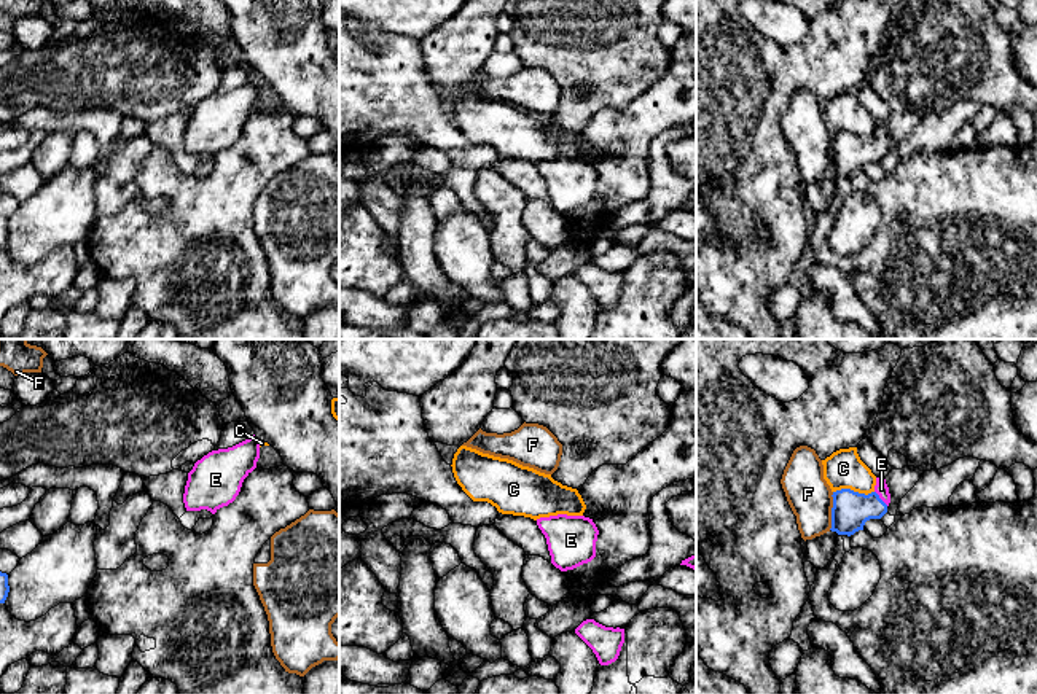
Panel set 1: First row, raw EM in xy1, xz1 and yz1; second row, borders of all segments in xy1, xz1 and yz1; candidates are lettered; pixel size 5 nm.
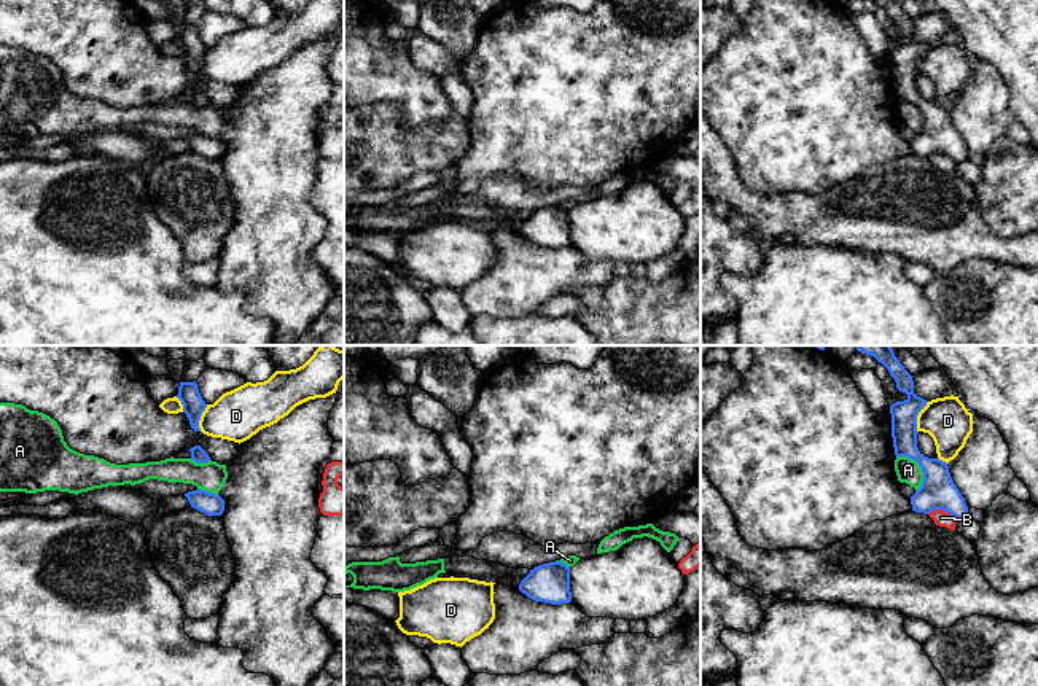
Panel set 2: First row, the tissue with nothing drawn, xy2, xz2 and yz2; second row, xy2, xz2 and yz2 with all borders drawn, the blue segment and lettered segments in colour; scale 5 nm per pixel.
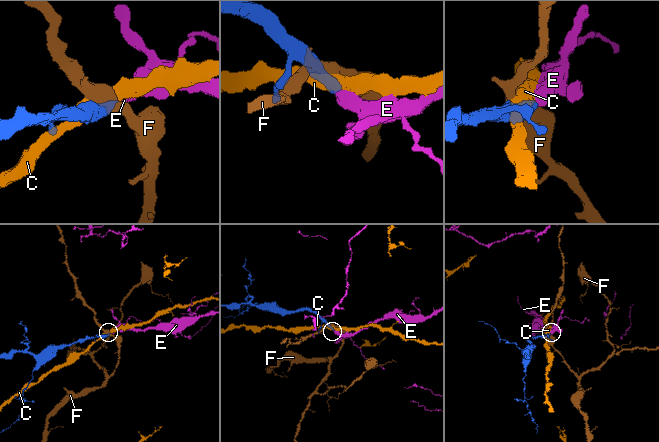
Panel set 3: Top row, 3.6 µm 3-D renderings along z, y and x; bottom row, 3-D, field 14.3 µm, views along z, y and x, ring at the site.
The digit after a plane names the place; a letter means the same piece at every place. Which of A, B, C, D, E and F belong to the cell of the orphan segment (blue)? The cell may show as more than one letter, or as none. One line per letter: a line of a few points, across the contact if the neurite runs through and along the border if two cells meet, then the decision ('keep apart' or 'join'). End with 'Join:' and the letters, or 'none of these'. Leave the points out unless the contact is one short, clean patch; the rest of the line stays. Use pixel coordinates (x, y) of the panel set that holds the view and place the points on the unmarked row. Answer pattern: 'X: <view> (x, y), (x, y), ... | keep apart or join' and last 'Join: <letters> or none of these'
A: yz2 (897, 99), (913, 102), (920, 112), (922, 129), (917, 134) | keep apart
B: yz2 (928, 156), (944, 153), (956, 163) | keep apart
C: keep apart
D: keep apart
E: yz1 (851, 153), (872, 150), (880, 142), (881, 132) | join
F: yz1 (833, 136), (832, 169), (829, 172) | keep apart
Join: E

